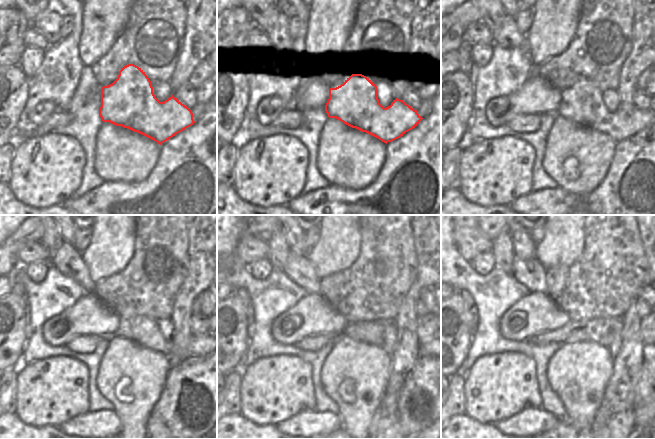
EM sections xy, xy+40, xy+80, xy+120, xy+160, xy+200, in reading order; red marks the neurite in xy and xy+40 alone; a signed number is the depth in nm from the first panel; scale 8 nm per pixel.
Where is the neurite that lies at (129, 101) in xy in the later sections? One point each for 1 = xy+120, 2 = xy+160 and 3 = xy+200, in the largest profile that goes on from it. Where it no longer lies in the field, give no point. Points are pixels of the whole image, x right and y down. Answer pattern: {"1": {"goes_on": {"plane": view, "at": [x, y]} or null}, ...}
{"1": {"goes_on": {"plane": "xy+120", "at": [144, 331]}}, "2": {"goes_on": {"plane": "xy+160", "at": [371, 332]}}, "3": {"goes_on": {"plane": "xy+200", "at": [578, 336]}}}

